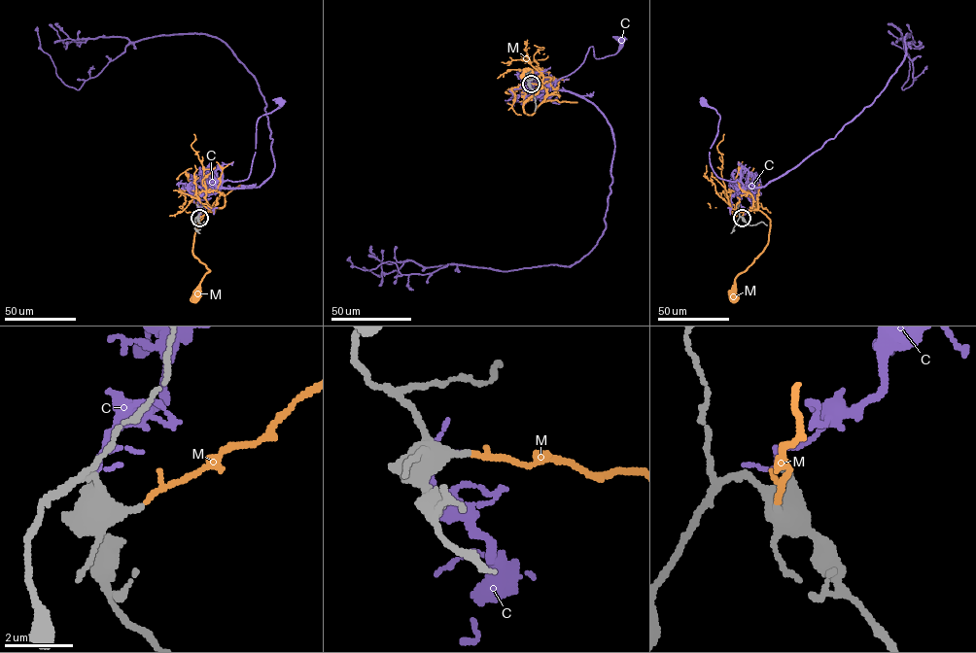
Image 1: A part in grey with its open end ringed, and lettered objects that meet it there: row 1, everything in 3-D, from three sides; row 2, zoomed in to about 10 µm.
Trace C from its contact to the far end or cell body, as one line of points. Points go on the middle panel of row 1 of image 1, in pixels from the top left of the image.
C: (529, 83), (532, 94), (527, 85), (553, 86), (583, 62), (590, 47), (601, 58), (614, 54), (623, 39)

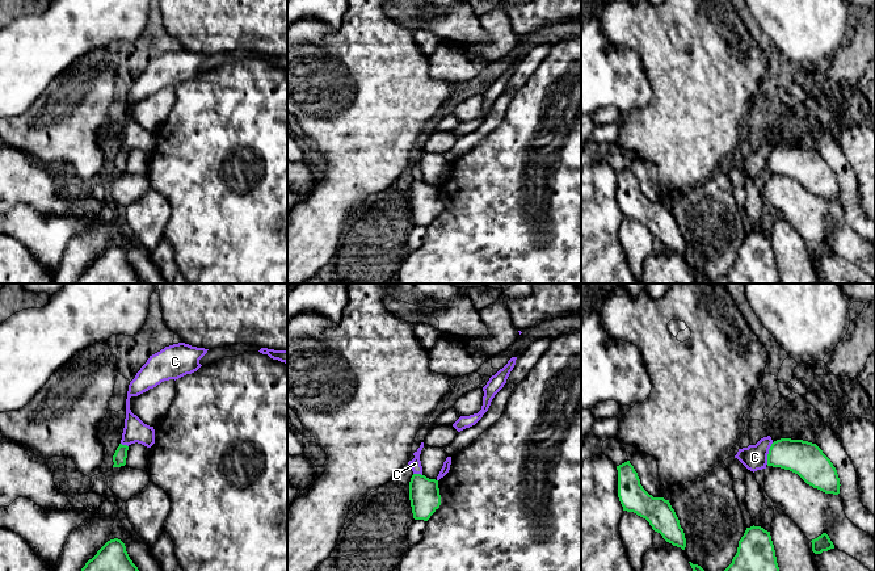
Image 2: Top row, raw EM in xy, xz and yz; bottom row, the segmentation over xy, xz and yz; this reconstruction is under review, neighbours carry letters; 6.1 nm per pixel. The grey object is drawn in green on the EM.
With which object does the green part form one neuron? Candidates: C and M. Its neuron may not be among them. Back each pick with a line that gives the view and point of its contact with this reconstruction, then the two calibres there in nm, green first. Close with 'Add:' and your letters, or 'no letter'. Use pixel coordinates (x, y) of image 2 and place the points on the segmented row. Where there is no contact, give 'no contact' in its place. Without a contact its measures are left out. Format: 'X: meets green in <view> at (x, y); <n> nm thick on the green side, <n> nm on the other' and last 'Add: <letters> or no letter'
M: no contact
Add: M

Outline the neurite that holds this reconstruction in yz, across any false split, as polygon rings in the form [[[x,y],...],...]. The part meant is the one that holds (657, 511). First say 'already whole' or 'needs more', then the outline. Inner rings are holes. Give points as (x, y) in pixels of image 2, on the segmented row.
already whole; [[[630,461],[617,466],[617,470],[618,497],[623,511],[634,512],[645,518],[666,542],[685,550],[685,533],[669,500],[649,495],[640,484],[638,473]]]

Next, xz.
already whole; [[[413,474],[409,482],[409,500],[413,518],[428,521],[441,505],[438,480]]]

